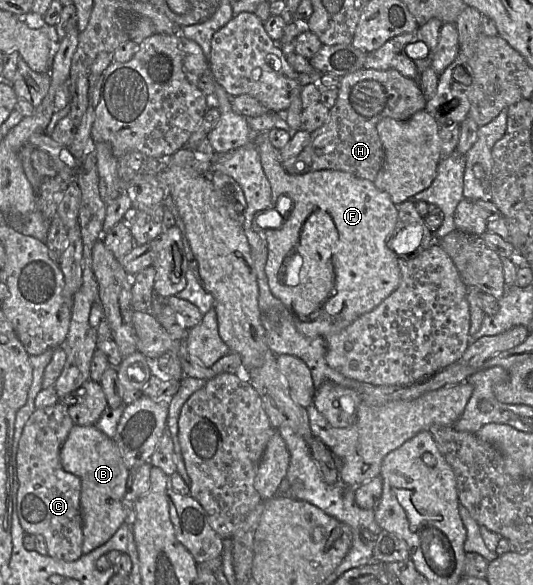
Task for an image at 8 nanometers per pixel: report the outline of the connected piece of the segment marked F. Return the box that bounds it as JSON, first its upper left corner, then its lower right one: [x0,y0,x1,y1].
[253,133,401,338]

